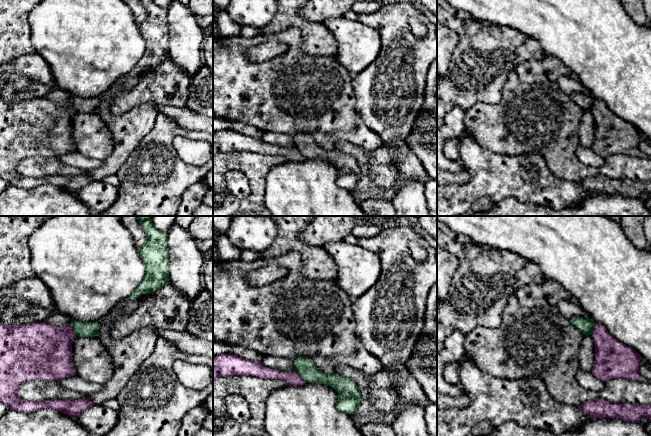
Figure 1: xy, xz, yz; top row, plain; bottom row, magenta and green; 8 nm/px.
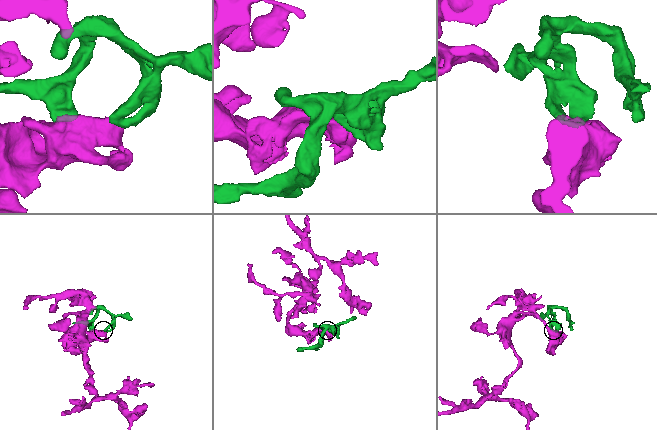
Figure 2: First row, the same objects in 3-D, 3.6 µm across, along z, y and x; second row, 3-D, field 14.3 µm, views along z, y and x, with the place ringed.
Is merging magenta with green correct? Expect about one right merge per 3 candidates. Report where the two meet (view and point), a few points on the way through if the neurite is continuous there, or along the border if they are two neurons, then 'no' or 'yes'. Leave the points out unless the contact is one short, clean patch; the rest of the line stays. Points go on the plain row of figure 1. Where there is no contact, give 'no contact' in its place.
contact xy (73, 106); border xy (71, 99), (76, 112); no

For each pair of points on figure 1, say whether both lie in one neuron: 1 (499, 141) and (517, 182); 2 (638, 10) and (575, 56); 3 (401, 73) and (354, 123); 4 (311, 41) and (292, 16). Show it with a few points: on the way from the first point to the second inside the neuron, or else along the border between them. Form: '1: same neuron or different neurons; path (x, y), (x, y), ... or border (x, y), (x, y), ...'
1: different neurons; border (483, 146), (507, 155), (529, 154)
2: different neurons; border (625, 10), (640, 26)
3: different neurons; border (354, 94), (354, 108), (361, 119), (376, 134)
4: same neuron; path (311, 35), (298, 22)

